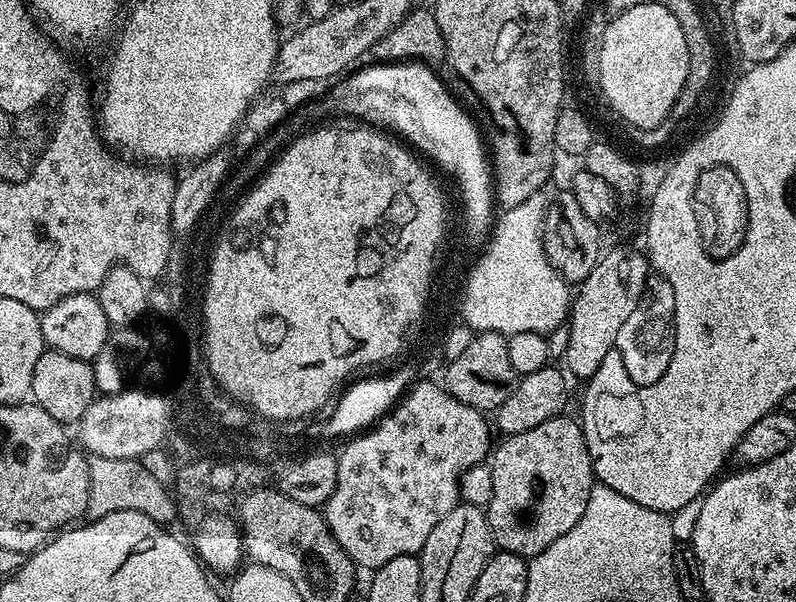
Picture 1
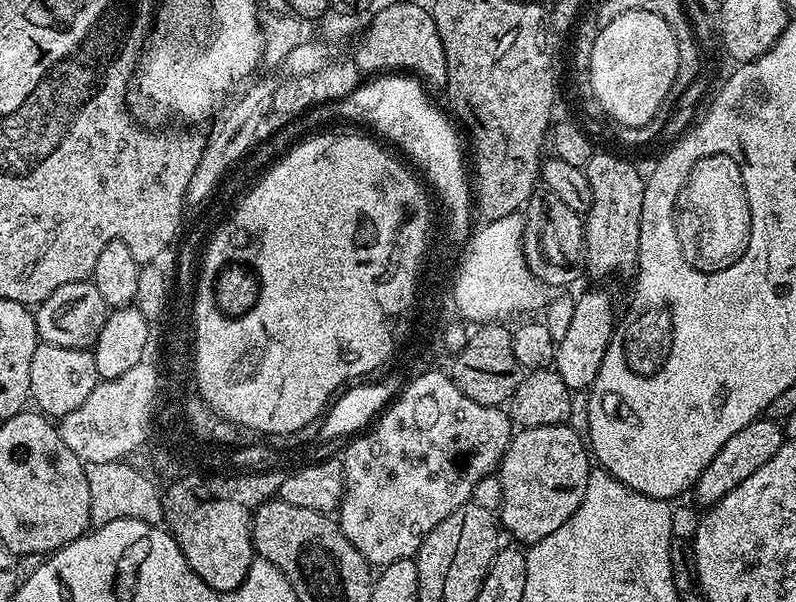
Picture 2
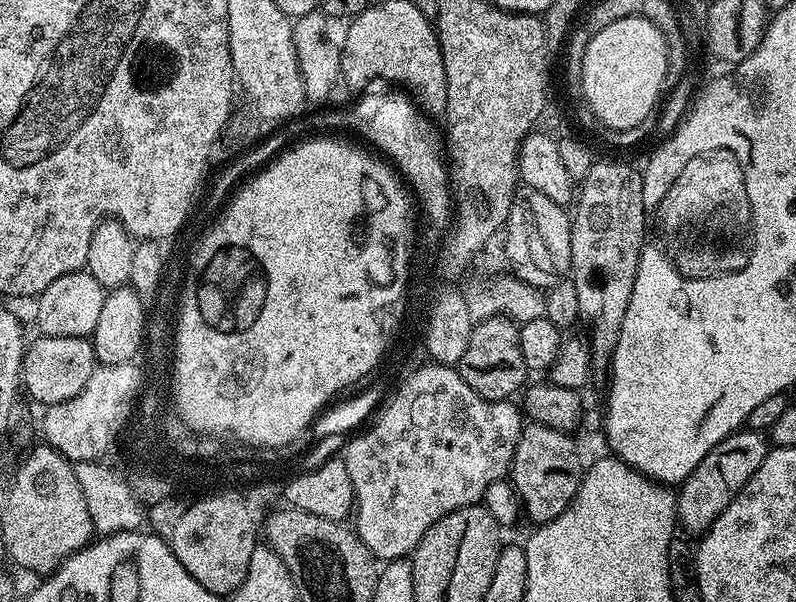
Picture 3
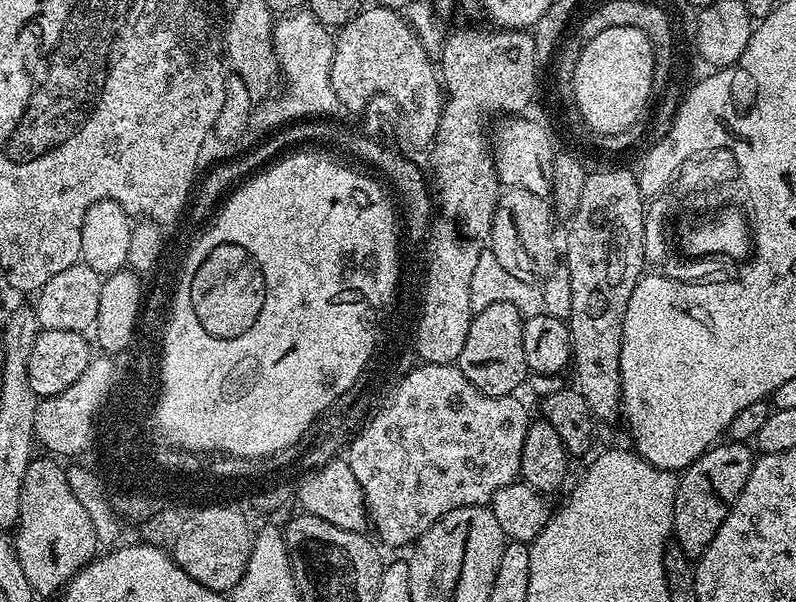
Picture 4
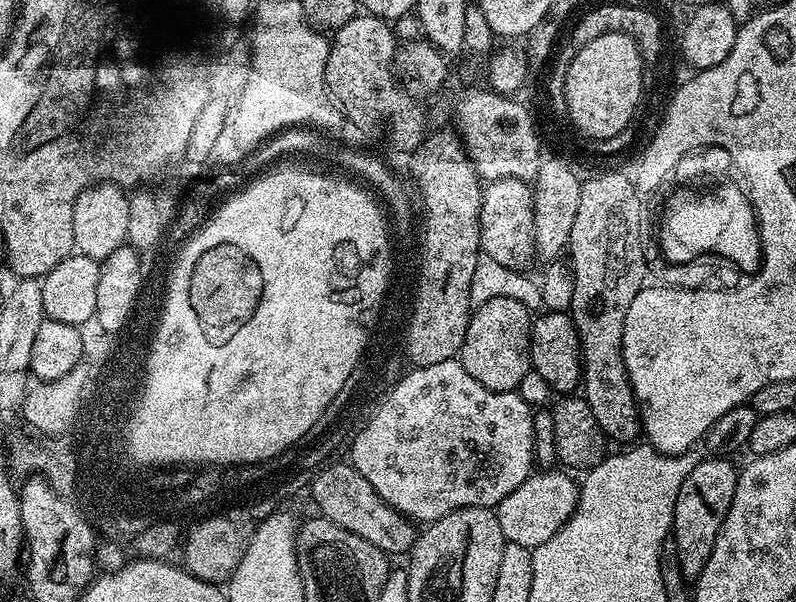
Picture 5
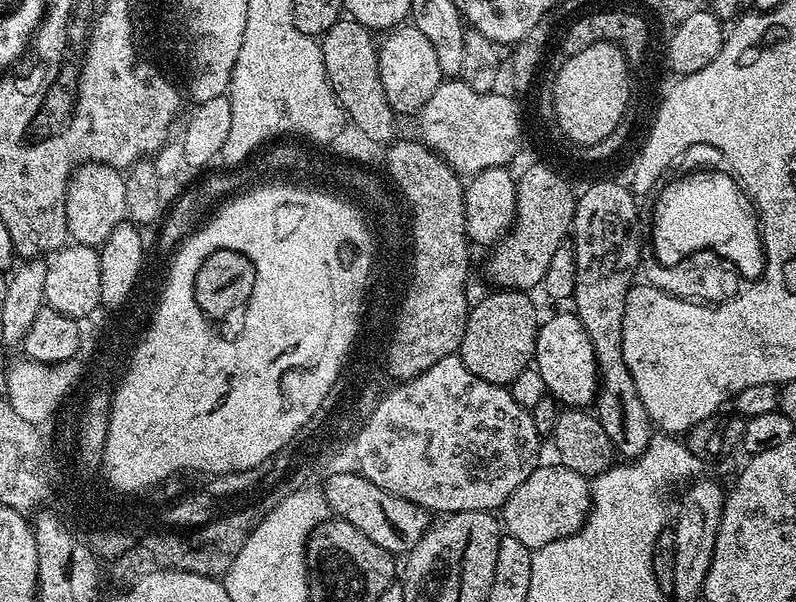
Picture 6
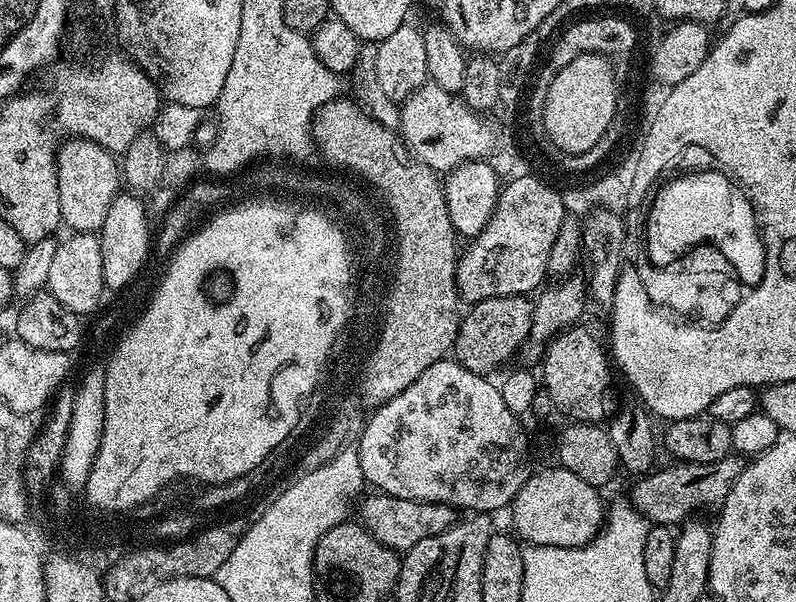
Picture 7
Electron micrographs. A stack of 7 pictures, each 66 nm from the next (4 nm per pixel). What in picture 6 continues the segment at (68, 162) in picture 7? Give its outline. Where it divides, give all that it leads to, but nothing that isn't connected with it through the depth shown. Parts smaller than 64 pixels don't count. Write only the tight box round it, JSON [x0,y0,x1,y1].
[66,162,128,249]

